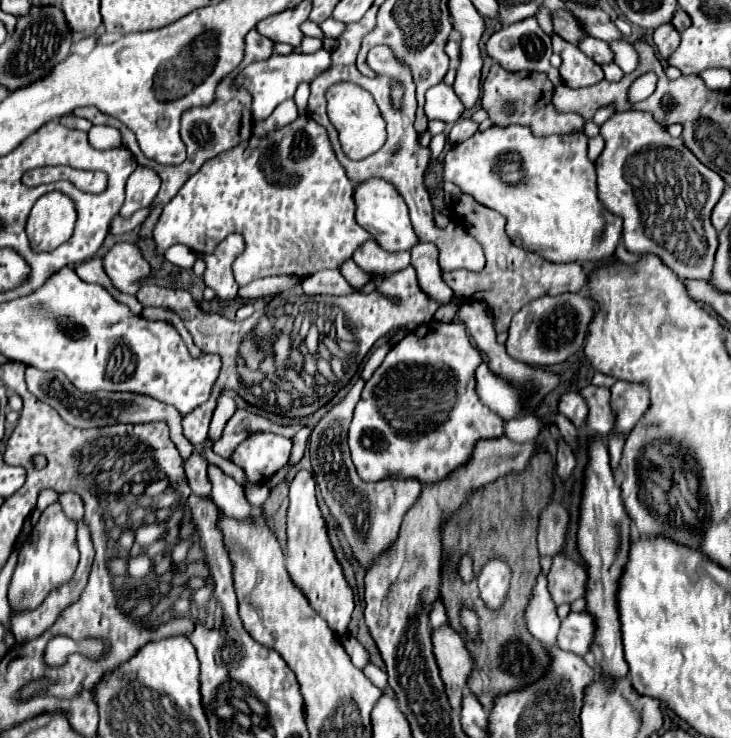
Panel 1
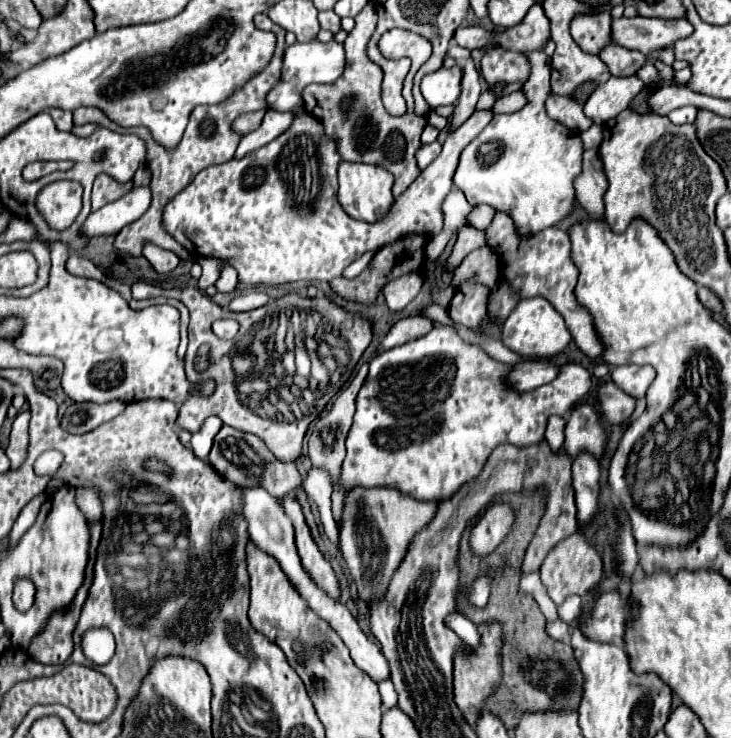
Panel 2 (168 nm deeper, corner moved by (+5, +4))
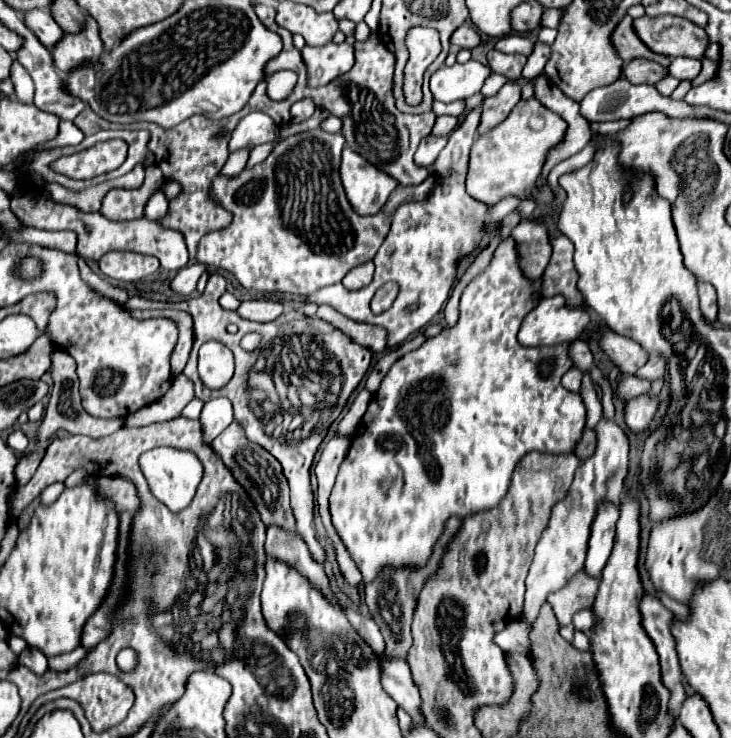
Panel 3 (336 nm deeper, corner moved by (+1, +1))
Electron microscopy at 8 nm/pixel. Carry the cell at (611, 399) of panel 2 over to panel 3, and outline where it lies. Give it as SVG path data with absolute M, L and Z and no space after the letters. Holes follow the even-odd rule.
M641 394L637 398L631 398L625 408L625 422L633 432L643 432L651 426L651 420L659 408L657 396Z

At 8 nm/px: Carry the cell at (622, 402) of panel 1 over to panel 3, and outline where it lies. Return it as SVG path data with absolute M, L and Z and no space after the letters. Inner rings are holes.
M653 354L649 358L649 362L637 372L639 378L649 378L649 380L657 380L667 372L667 360L659 358L659 354Z

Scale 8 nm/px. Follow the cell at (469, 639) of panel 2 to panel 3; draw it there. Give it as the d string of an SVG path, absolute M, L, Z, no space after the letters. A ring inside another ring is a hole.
M515 621L509 624L505 630L495 634L493 639L503 651L514 651L529 655L531 642L529 635L531 626L524 621Z

